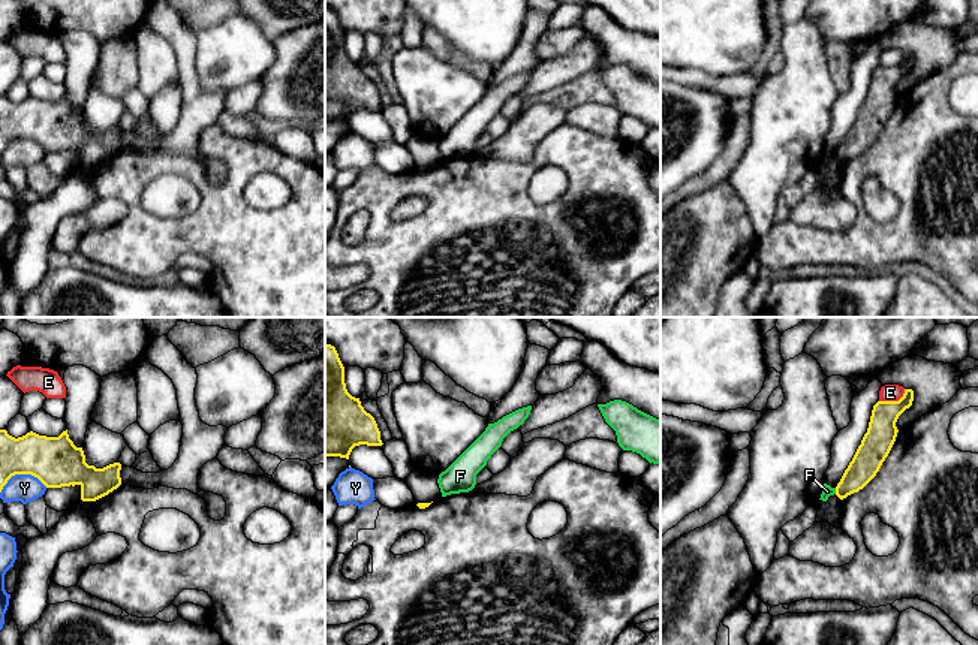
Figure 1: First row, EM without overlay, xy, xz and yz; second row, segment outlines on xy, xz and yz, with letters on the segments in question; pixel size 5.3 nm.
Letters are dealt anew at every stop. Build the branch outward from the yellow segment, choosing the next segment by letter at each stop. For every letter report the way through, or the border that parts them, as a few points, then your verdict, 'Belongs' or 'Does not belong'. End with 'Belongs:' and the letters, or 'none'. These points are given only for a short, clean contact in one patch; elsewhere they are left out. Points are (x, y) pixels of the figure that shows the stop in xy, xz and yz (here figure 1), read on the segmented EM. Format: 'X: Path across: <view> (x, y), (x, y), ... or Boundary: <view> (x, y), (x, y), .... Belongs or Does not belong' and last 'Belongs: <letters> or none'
E: Boundary: yz (905, 389), (897, 400), (879, 401). Does not belong
F: Boundary: yz (834, 488), (836, 493). Does not belong
Y: Does not belong
Belongs: none

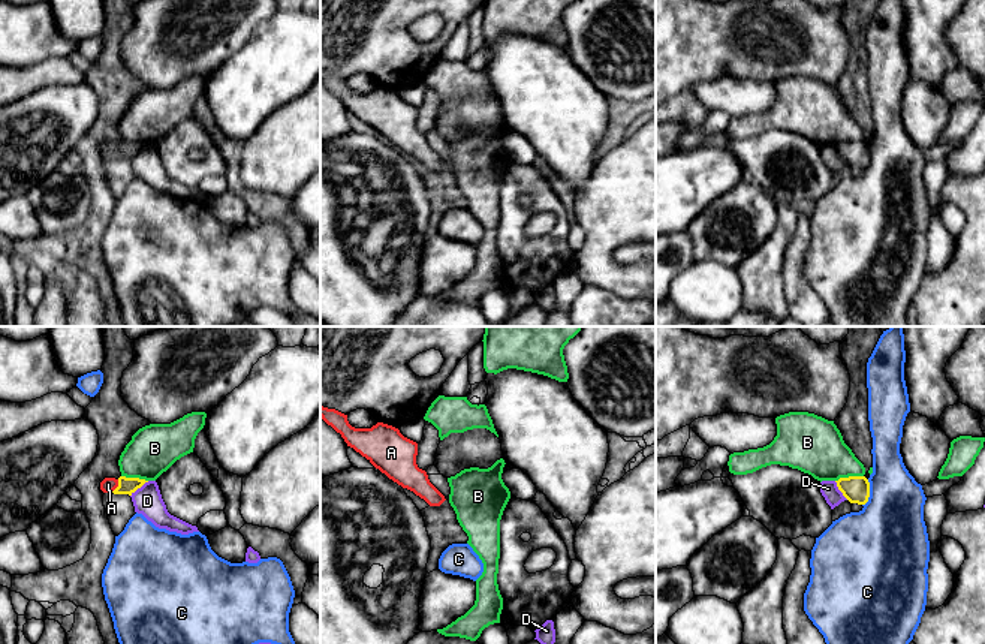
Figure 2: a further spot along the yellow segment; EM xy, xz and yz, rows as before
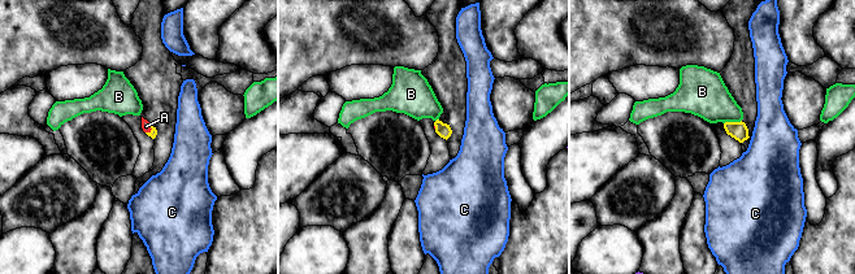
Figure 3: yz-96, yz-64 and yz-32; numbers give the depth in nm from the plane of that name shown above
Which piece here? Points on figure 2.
A: Path across: xy (126, 485), (119, 485), (108, 484). Belongs
B: Does not belong
C: Does not belong
D: Does not belong
Belongs: A

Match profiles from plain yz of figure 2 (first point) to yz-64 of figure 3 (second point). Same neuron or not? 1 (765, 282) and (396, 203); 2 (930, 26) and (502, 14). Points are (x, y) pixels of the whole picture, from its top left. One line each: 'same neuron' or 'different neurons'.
1: same neuron
2: same neuron

